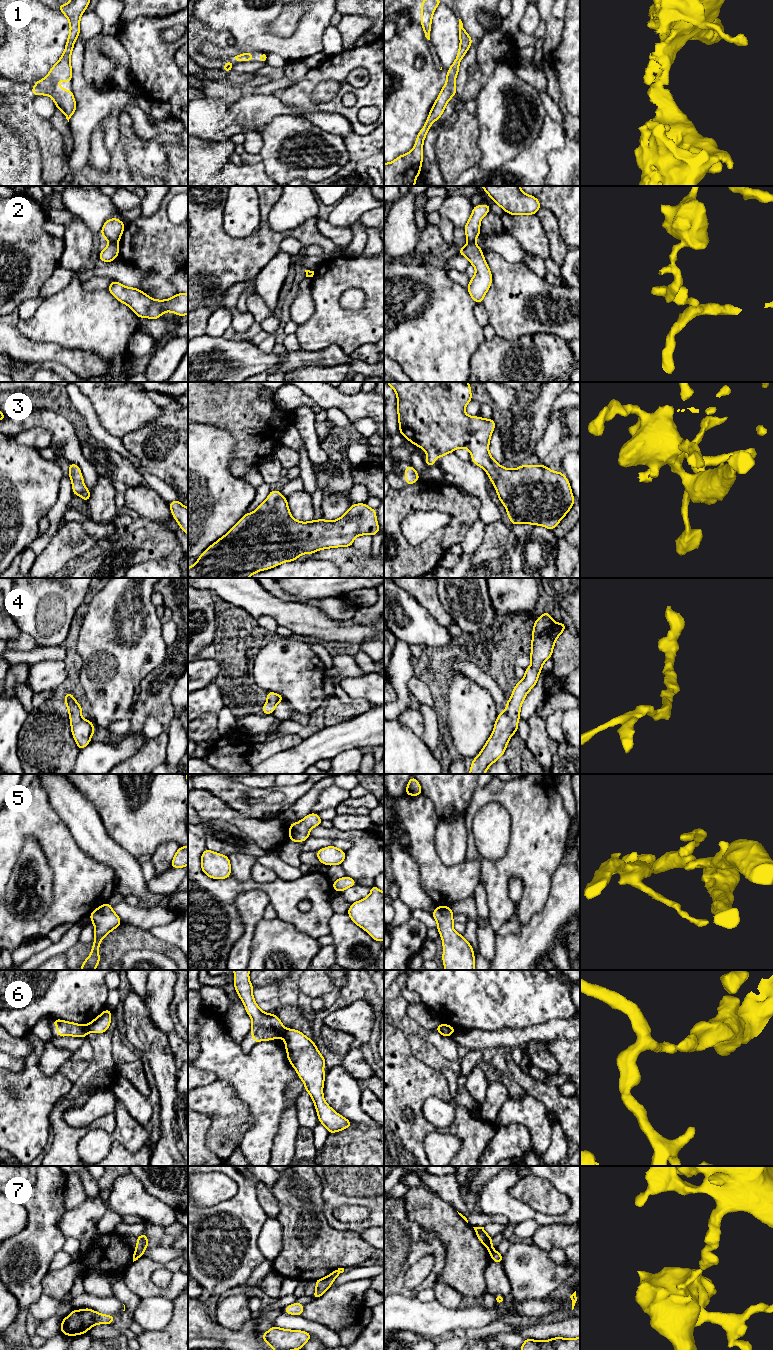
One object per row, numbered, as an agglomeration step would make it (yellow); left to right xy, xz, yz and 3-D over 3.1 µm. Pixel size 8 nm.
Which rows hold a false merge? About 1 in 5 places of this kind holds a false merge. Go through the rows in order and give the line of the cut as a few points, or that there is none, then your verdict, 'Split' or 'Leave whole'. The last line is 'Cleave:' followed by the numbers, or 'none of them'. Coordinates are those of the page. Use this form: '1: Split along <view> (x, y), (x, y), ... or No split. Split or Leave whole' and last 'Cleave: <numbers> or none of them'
1: No split. Leave whole
2: Split along xy (109, 241), (116, 243). Split
3: No split. Leave whole
4: No split. Leave whole
5: No split. Leave whole
6: Split along xz (286, 1029), (281, 1036). Split
7: Split along xz (331, 1273), (336, 1276). Split
Cleave: 2, 6, 7

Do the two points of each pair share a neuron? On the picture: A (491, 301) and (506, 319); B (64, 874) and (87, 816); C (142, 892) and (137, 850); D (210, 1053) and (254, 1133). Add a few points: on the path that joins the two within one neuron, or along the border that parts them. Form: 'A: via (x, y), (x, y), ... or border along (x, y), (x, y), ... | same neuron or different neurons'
A: via (495, 305), (505, 315) | same neuron
B: border along (63, 822), (76, 844), (93, 858) | different neurons
C: border along (118, 844), (136, 859) | different neurons
D: via (231, 1068), (259, 1096), (259, 1112) | same neuron

